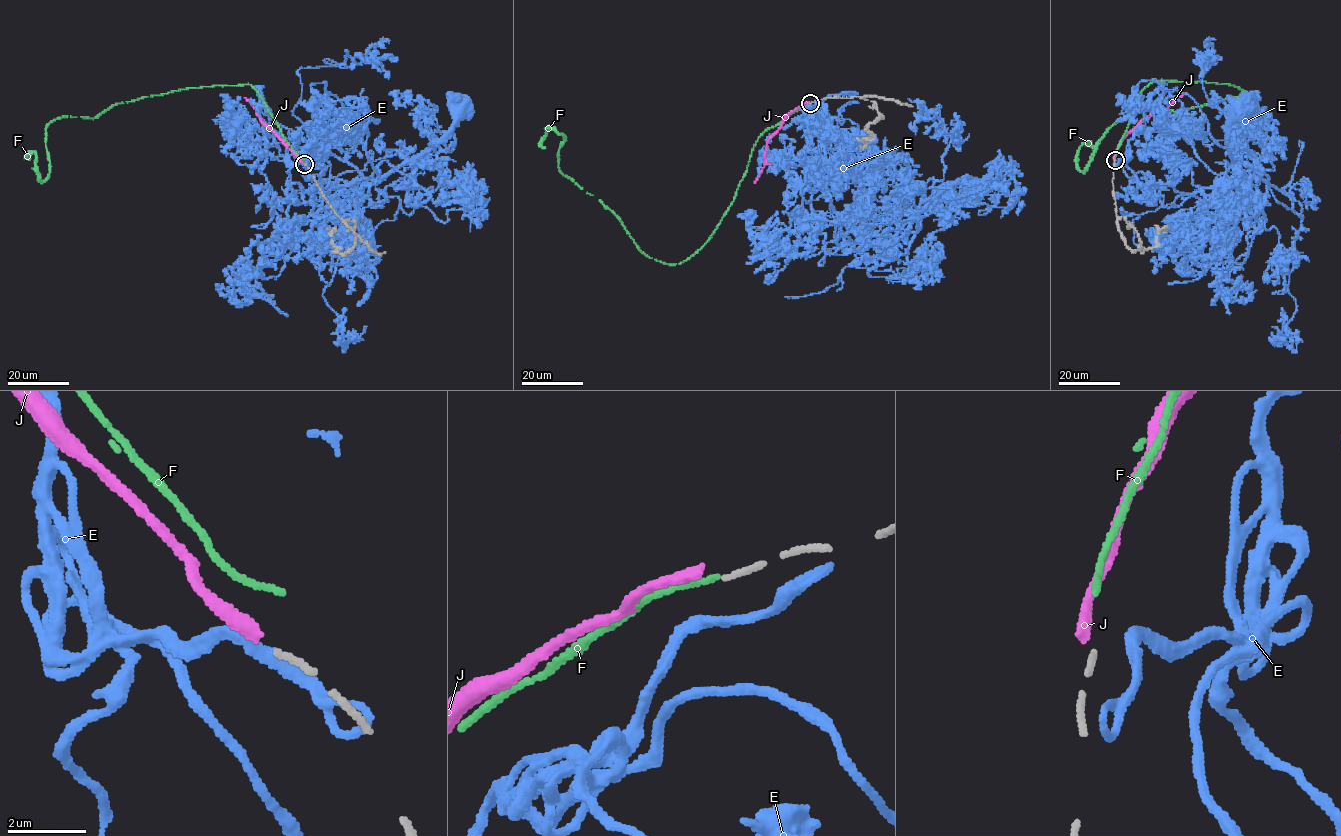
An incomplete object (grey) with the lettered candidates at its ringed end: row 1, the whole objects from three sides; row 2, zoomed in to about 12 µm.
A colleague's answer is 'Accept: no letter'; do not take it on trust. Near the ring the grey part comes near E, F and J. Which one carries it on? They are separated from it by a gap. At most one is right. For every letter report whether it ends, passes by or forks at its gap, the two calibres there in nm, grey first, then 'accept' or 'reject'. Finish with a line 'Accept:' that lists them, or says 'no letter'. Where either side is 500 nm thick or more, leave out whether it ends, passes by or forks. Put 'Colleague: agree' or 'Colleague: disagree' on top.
Colleague: agree
E: it passes by | 150/300 nm | reject
F: it ends | 150/160 nm | reject
J: it ends | 150/320 nm | reject
Accept: no letter

